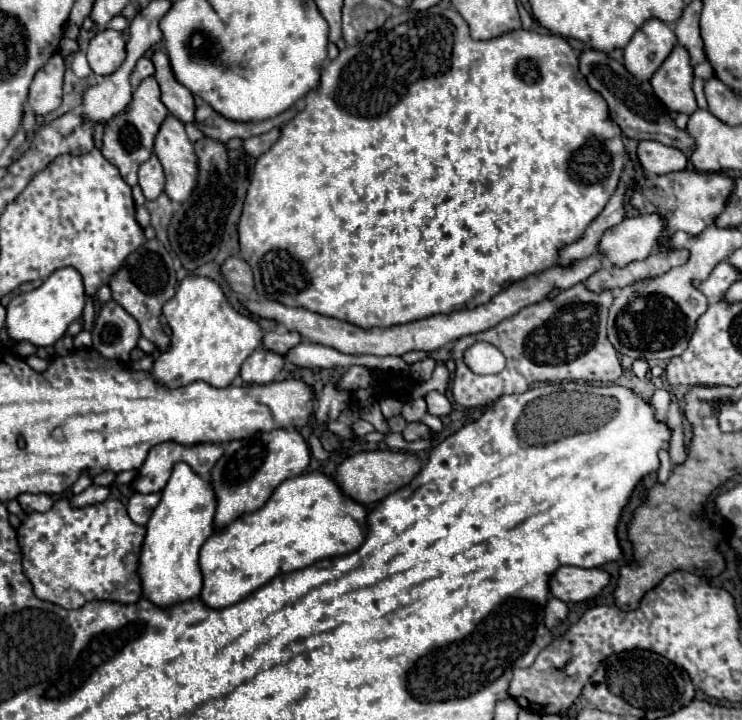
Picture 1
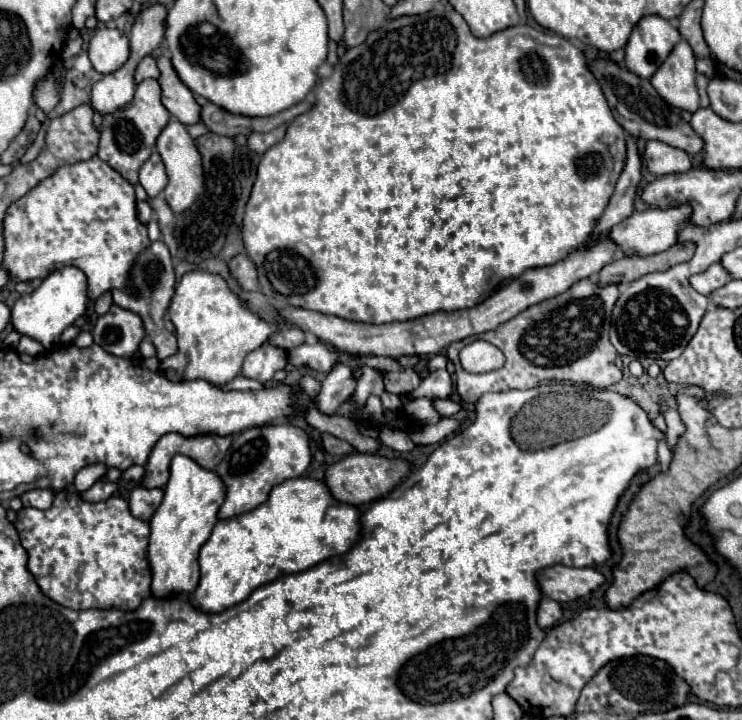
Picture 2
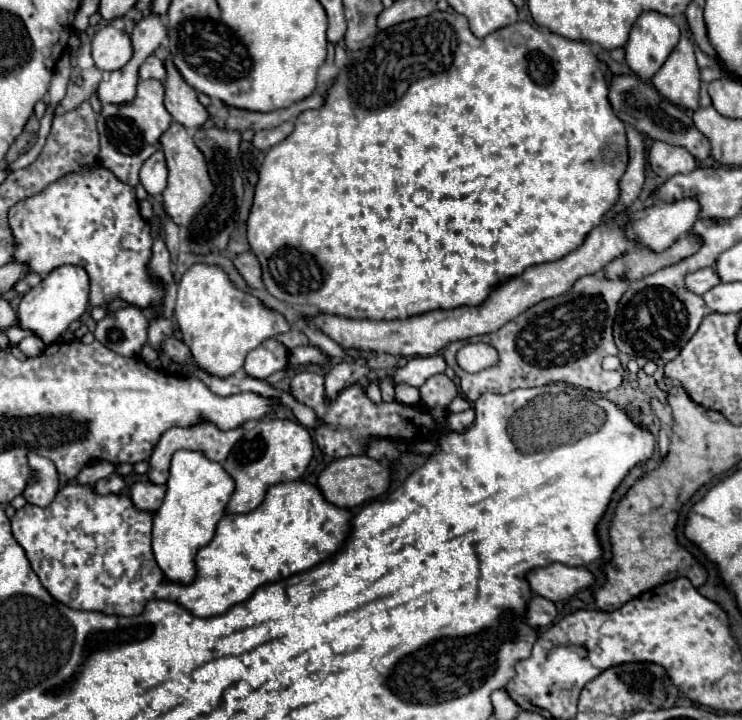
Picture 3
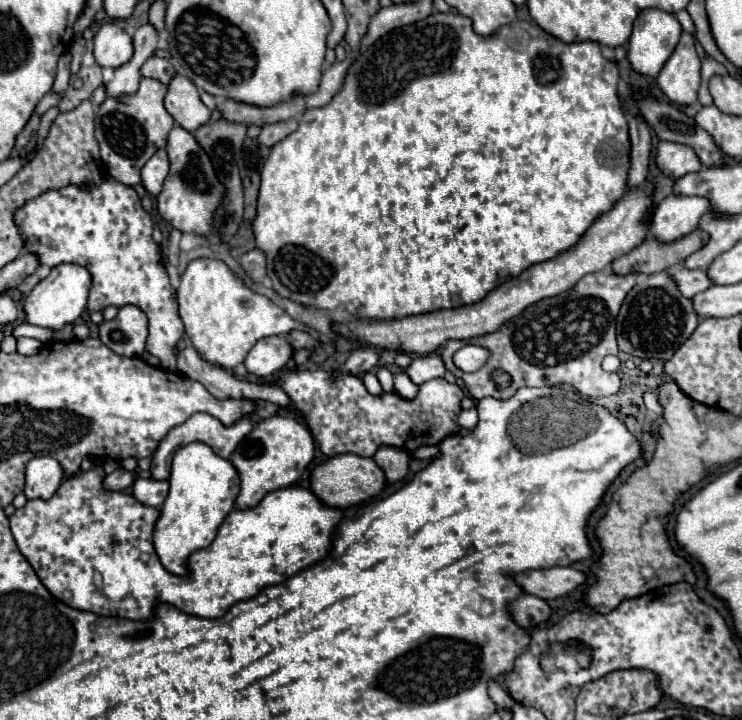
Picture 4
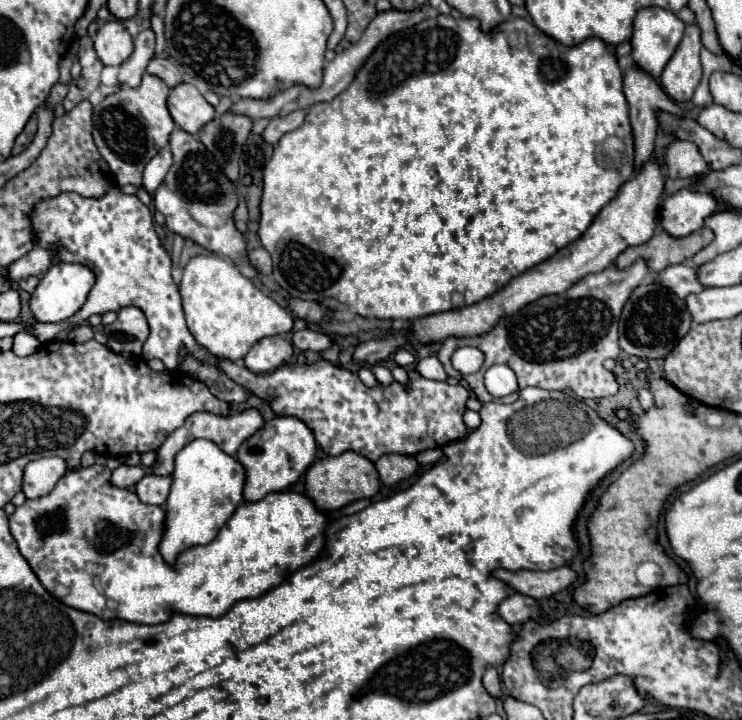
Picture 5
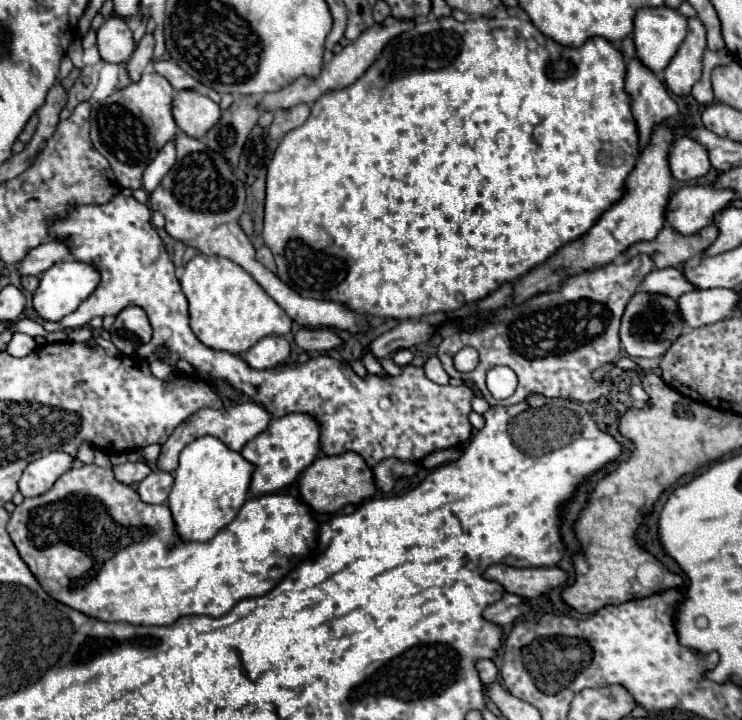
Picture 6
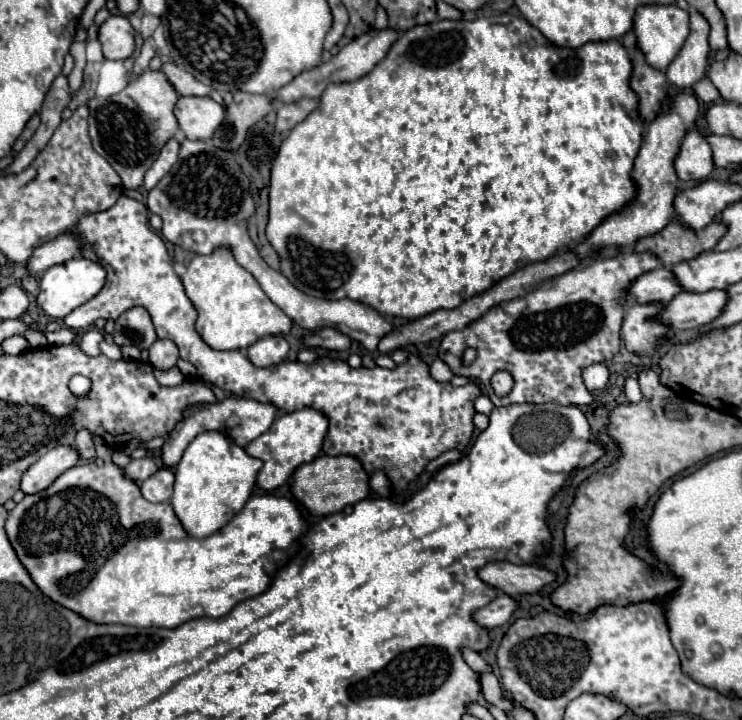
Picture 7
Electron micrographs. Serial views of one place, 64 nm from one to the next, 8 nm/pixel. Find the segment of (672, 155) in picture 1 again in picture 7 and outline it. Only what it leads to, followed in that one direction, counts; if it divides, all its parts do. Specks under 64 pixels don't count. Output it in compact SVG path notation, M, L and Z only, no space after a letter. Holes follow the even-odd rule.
M698 130L688 132L688 136L682 140L682 148L674 166L680 180L706 180L714 170L712 150L706 136Z

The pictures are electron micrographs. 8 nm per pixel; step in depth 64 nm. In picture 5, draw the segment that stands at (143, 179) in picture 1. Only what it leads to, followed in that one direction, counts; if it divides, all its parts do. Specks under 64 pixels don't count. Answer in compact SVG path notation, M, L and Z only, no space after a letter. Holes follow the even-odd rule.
M164 146L144 168L144 188L150 194L154 194L156 188L162 184L170 166L172 166L172 152L170 152L170 146Z

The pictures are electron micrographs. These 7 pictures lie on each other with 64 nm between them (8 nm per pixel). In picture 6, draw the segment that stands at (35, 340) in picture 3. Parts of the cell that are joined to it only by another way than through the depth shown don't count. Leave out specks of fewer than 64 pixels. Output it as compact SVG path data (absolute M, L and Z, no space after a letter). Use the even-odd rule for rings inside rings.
M16 332L12 336L12 340L8 342L8 346L6 346L6 352L10 356L20 356L22 358L22 356L28 356L34 348L36 348L36 342L34 342L32 336L26 336L26 334Z

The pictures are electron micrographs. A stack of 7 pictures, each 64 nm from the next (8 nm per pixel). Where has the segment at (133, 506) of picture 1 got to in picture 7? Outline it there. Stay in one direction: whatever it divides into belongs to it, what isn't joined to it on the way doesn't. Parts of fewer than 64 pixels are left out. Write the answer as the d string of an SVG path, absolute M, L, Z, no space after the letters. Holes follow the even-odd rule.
M160 468L156 474L152 474L148 480L140 484L142 496L150 502L168 502L172 496L172 486L174 486L174 474L164 468Z

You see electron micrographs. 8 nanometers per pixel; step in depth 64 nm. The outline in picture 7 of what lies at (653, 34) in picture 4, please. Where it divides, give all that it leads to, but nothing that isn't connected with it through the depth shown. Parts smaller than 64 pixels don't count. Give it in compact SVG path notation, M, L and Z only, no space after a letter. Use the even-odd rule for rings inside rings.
M652 4L652 6L640 6L636 8L634 16L634 34L638 38L638 46L644 52L648 64L652 64L656 70L666 70L668 64L676 58L676 52L680 52L684 40L688 38L690 22L688 12L678 8L676 4Z

